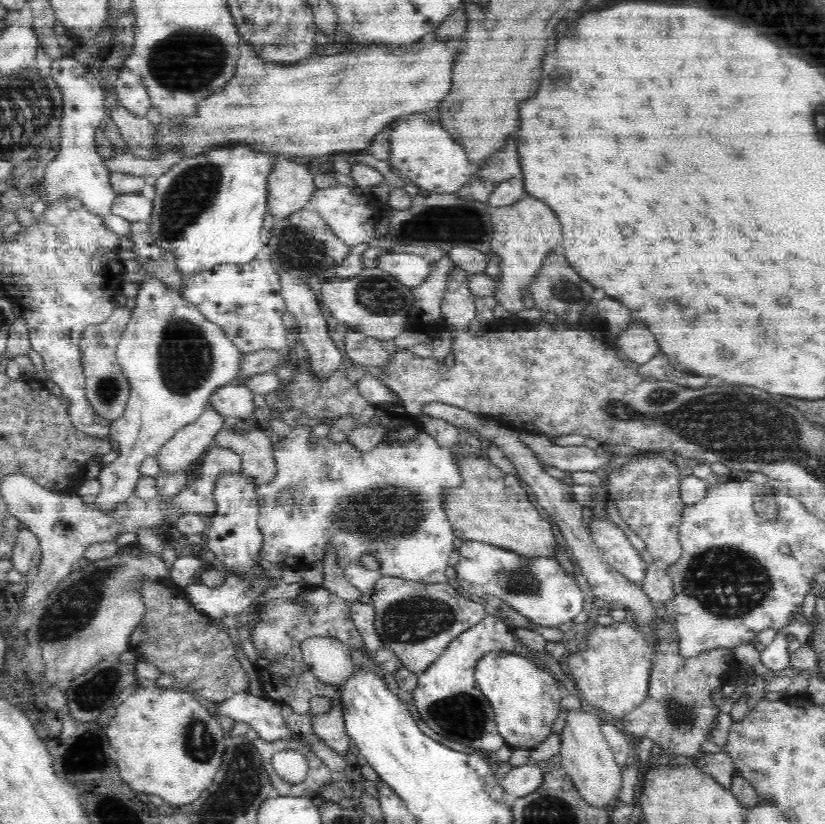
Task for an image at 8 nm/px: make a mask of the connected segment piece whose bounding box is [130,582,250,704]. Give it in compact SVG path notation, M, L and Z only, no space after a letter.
M166 582L158 585L144 583L141 594L147 602L149 614L130 634L130 650L155 666L161 674L175 676L175 686L191 688L201 698L217 704L236 693L248 692L250 678L236 657L234 643L212 617L203 616L192 606L184 586L178 588Z

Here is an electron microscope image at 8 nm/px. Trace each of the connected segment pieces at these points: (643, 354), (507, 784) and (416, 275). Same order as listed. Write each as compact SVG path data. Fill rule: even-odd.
M633 320L624 332L618 334L617 346L619 353L640 364L646 364L648 360L660 352L656 337L642 322Z
M528 762L512 769L500 780L504 790L514 796L522 797L536 790L544 780L545 772L542 772L536 762Z
M383 252L378 256L378 268L390 273L400 283L413 287L422 284L430 274L432 264L418 255L394 252Z

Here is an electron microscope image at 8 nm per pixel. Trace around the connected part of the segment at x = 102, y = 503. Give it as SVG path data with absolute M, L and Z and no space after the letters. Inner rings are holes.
M146 280L144 284L140 284L135 302L131 320L115 352L119 367L130 381L131 392L124 414L113 421L108 437L115 444L119 456L102 468L97 478L101 492L96 496L94 506L102 513L111 513L120 503L128 500L141 478L140 467L144 460L156 457L160 448L176 431L196 422L204 414L208 399L214 391L234 382L240 368L240 357L243 355L223 329L206 320L195 304L188 302L179 291L168 290L158 280Z

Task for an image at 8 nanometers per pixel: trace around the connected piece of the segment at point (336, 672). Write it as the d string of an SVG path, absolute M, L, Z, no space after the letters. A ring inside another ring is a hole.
M332 636L308 638L301 651L307 667L325 684L340 685L356 670L347 645Z

